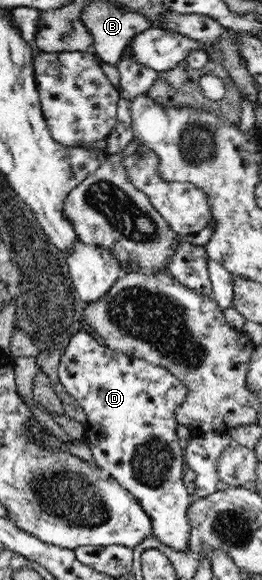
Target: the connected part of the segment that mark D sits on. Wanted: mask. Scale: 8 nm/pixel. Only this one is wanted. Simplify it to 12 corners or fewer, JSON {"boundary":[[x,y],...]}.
{"boundary":[[74,334],[57,375],[94,462],[190,550],[186,393],[167,369]]}

